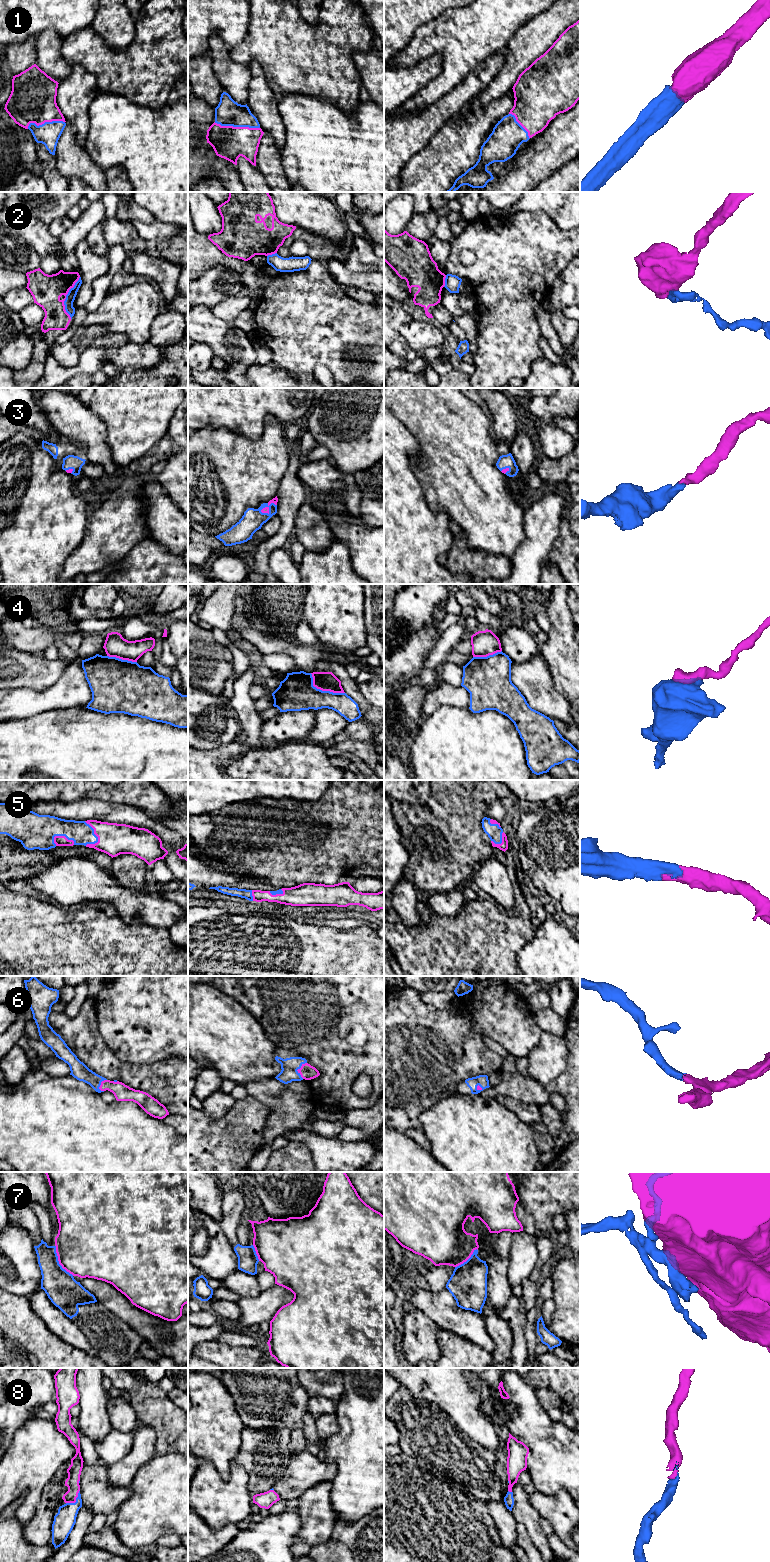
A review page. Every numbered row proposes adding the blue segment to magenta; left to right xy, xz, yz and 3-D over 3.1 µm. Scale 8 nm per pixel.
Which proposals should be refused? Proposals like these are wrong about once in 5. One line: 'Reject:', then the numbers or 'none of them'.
Reject: 2, 4, 7

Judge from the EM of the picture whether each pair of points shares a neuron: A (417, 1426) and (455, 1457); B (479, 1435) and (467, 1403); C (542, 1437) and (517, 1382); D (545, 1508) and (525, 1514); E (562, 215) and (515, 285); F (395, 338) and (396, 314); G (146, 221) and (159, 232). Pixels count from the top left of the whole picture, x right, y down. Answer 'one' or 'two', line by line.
A: one
B: one
C: one
D: two
E: two
F: one
G: one

